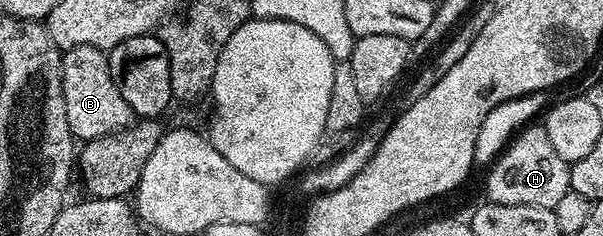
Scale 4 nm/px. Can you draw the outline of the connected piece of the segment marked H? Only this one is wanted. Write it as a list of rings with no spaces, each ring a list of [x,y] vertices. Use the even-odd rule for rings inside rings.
[[[535,125],[522,129],[488,167],[489,179],[485,182],[488,201],[499,204],[539,204],[539,208],[553,208],[570,190],[569,166],[559,152],[555,152],[551,140],[547,140],[545,129]]]

